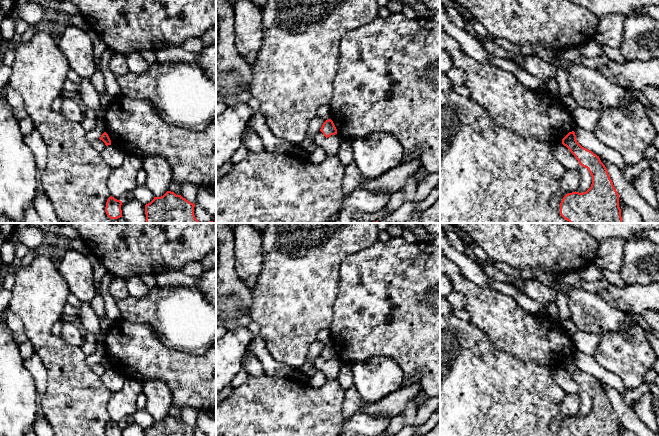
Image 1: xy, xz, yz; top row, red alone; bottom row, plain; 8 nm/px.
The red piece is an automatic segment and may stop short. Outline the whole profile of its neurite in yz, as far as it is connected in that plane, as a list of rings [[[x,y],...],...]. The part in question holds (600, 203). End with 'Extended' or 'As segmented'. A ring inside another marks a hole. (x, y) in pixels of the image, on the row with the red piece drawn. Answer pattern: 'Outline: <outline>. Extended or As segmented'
Outline: [[[574,131],[562,139],[562,144],[588,169],[592,184],[586,192],[566,194],[560,215],[570,223],[622,223],[619,194],[599,156],[581,146]]]. As segmented

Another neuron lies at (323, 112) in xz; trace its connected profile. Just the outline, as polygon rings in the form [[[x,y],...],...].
[[[329,105],[320,106],[316,112],[316,116],[320,117],[324,121],[330,119],[330,106]]]

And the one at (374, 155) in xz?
[[[373,133],[351,140],[354,163],[367,179],[380,177],[401,164],[405,150],[401,143],[389,133]]]

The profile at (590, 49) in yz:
[[[594,39],[588,41],[578,49],[586,57],[596,57],[602,53],[600,45]]]

